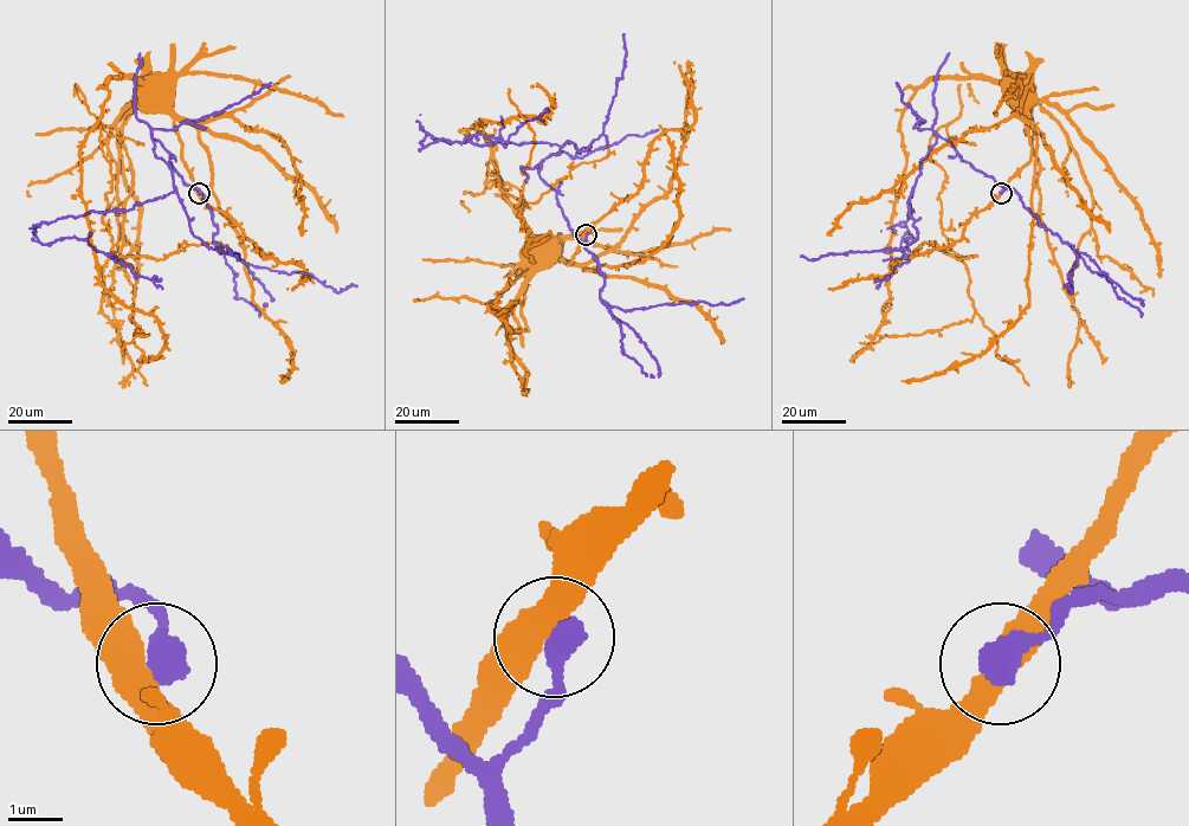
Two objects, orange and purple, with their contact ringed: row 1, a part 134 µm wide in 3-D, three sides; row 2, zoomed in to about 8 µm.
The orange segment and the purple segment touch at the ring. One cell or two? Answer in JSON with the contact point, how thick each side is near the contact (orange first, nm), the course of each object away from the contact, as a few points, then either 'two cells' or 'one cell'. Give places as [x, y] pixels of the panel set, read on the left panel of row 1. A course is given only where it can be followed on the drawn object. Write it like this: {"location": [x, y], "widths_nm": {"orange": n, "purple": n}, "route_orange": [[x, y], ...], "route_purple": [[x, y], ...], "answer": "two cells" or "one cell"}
{"location": [199, 193], "widths_nm": {"orange": 500, "purple": 550}, "route_orange": [[199, 193], [181, 160], [181, 142], [173, 109], [173, 75], [170, 77]], "route_purple": [[199, 193], [152, 137], [173, 192], [34, 230], [40, 243], [85, 240], [162, 289]], "answer": "one cell"}

